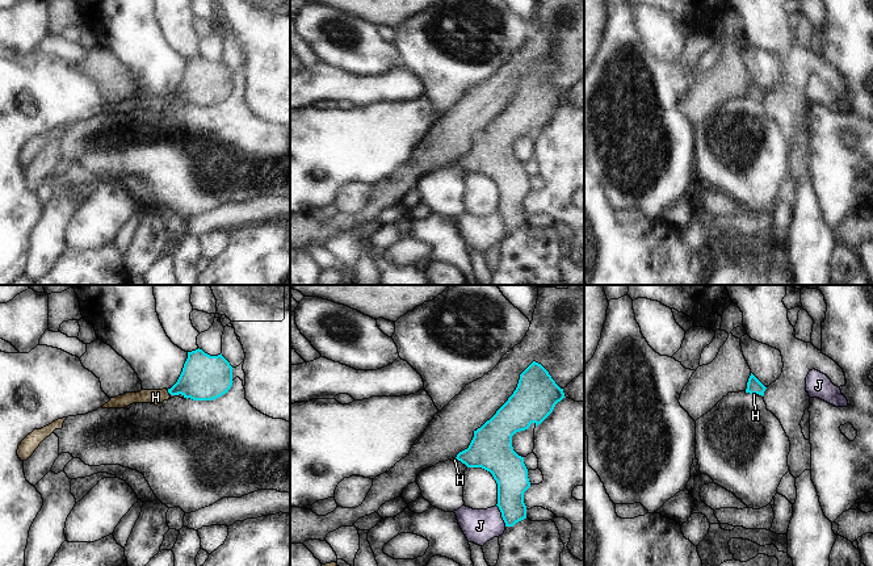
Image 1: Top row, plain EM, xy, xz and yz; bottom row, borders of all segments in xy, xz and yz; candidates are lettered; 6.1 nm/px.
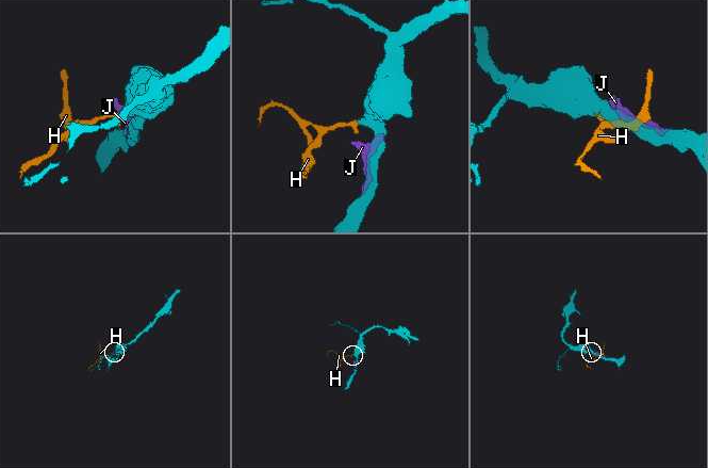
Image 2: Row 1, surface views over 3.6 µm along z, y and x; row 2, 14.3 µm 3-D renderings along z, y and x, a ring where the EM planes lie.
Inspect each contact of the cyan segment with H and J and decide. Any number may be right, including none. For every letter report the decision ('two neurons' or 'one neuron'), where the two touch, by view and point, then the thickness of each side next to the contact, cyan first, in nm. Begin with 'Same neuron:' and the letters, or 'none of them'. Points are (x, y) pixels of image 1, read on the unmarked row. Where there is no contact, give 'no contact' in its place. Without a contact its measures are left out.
Same neuron: H
H: one neuron; contact xy (168, 97); calibres 280 and 100 nm
J: two neurons; contact xz (502, 221); calibres 200 and 200 nm

